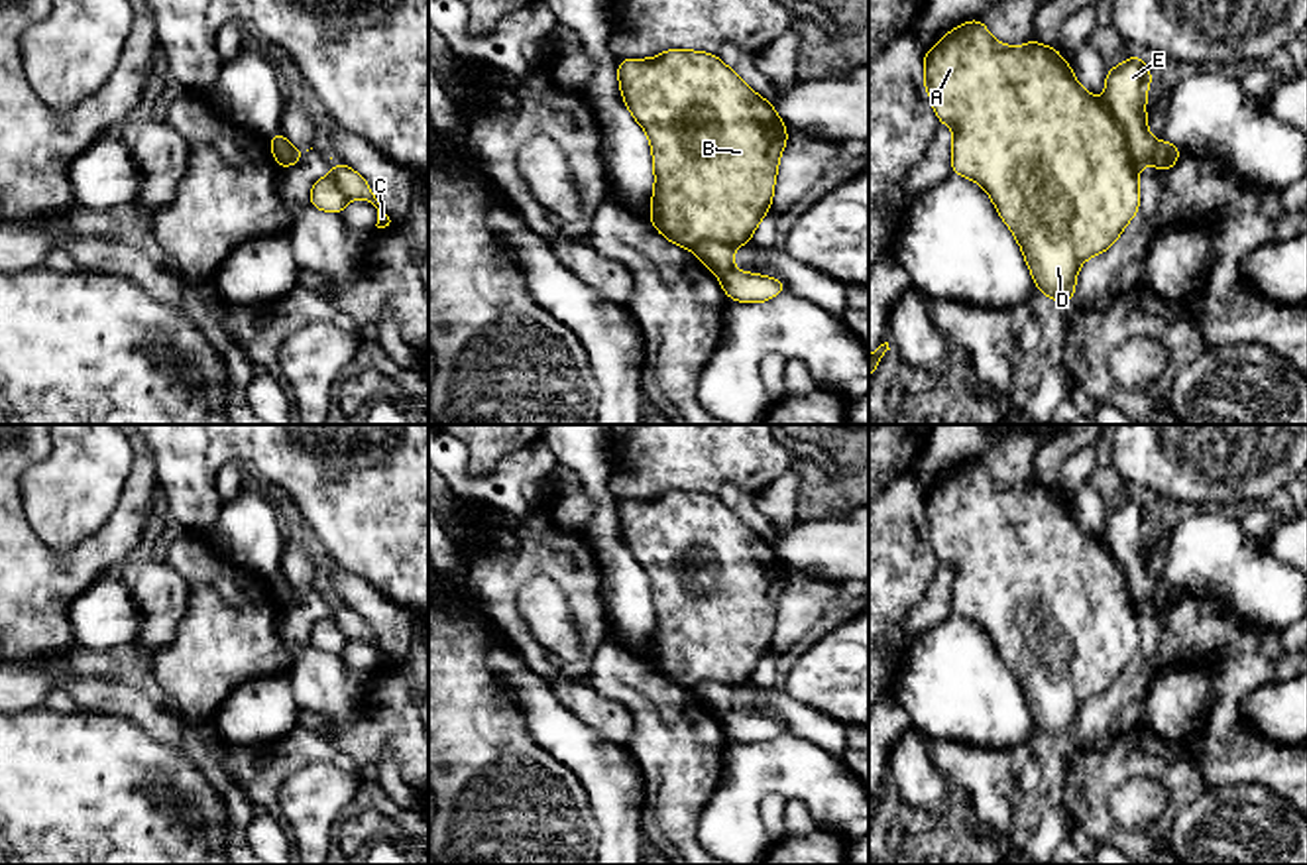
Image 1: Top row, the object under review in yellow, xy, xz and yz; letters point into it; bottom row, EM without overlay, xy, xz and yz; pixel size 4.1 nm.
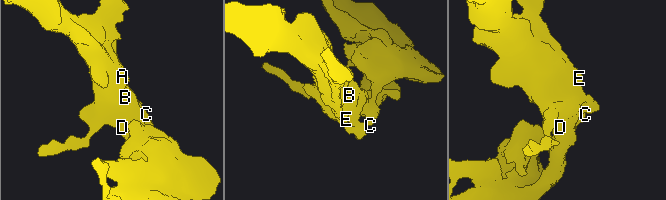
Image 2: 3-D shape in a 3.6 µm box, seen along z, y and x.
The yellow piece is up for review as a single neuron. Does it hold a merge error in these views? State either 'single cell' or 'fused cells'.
fused cells

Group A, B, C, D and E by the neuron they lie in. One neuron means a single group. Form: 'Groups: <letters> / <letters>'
Groups: A B D E / C

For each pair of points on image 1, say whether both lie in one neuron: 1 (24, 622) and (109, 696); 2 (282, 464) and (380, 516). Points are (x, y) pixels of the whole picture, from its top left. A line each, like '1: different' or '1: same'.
1: different
2: same

